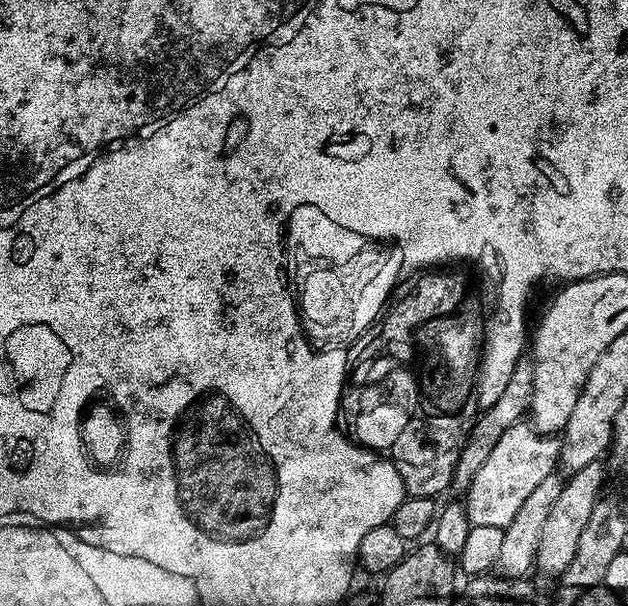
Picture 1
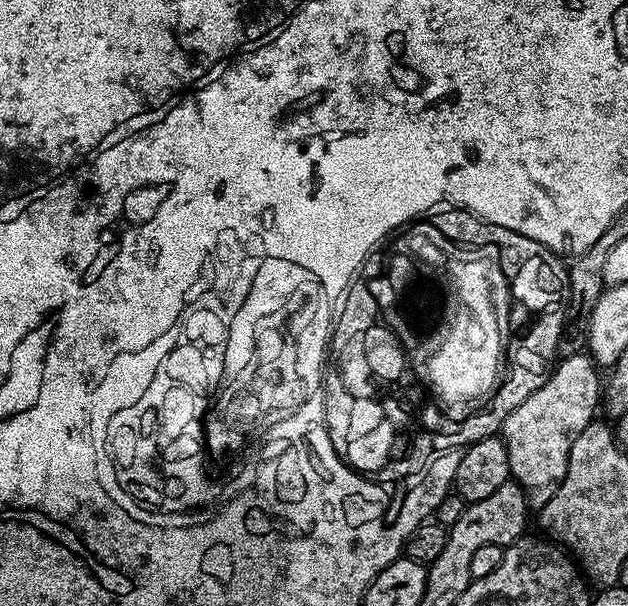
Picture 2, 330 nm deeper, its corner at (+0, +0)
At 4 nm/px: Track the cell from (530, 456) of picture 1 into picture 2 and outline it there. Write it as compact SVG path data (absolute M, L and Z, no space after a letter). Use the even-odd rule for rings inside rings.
M587 354L563 357L552 369L550 379L506 418L502 439L510 458L511 479L524 491L529 509L544 508L554 498L558 486L562 486L562 478L566 478L574 438L597 415L602 400L602 376L596 371L596 361Z

